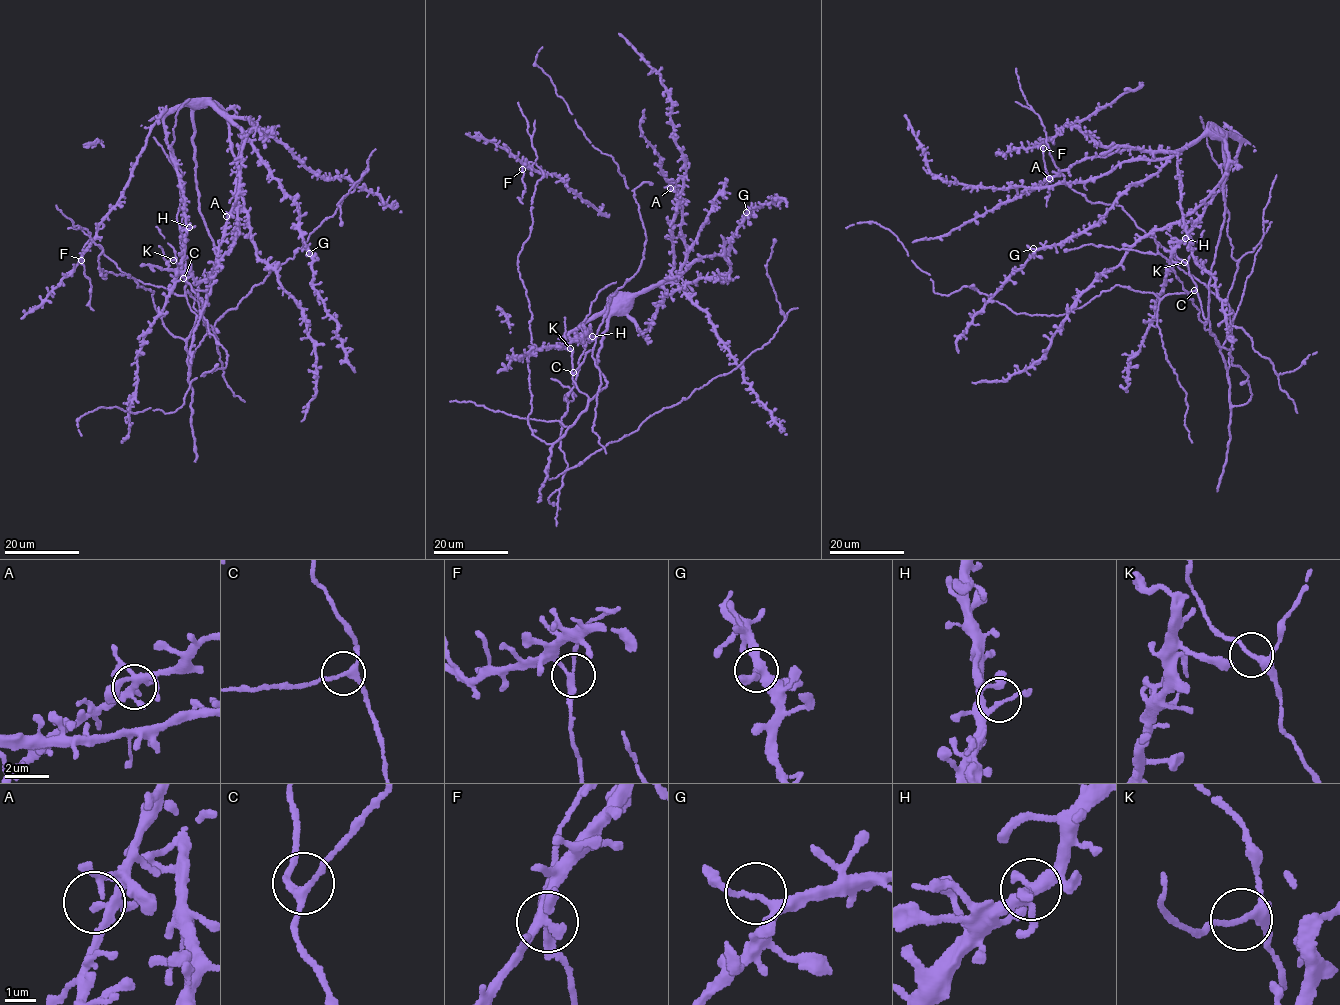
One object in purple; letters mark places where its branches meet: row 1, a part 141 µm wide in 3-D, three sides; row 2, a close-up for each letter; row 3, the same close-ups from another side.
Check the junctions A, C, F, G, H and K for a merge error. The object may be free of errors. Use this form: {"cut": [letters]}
{"cut": ["F"]}

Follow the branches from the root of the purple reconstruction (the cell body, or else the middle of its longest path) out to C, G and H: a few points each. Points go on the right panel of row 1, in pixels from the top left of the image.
C: (1208, 312), (1206, 319), (1194, 290)
G: (1208, 312), (1226, 167), (1223, 141), (1207, 134), (1131, 184), (1095, 225), (1033, 248)
H: (1208, 312), (1221, 347), (1238, 268), (1226, 189), (1185, 238)

